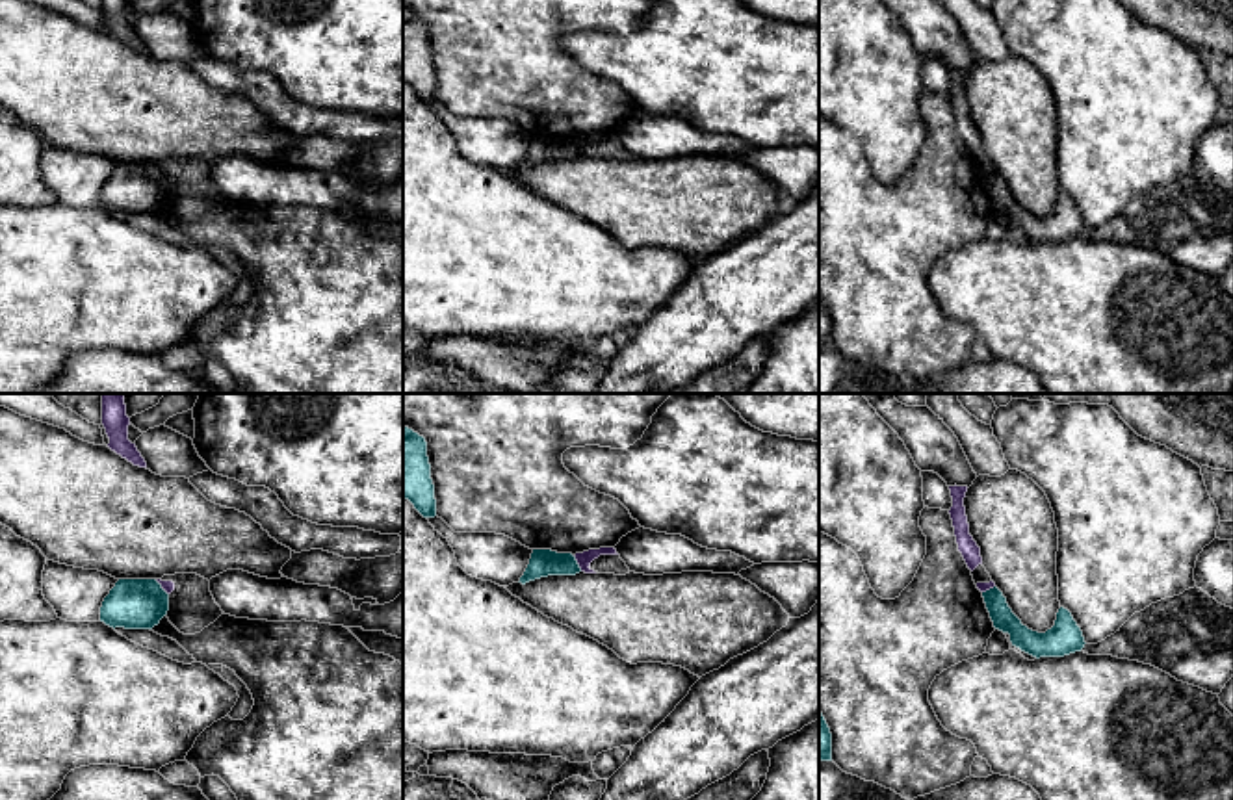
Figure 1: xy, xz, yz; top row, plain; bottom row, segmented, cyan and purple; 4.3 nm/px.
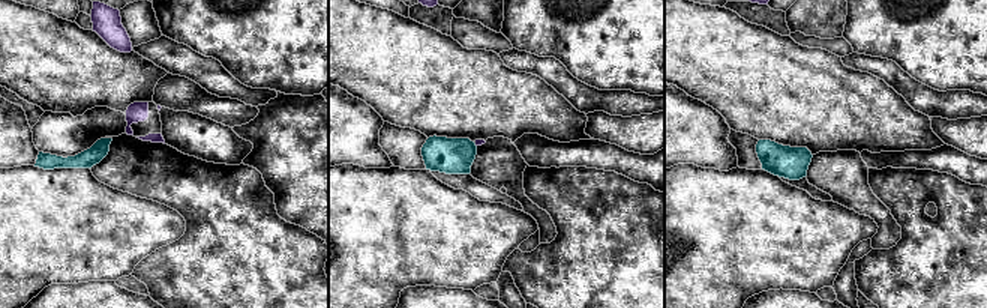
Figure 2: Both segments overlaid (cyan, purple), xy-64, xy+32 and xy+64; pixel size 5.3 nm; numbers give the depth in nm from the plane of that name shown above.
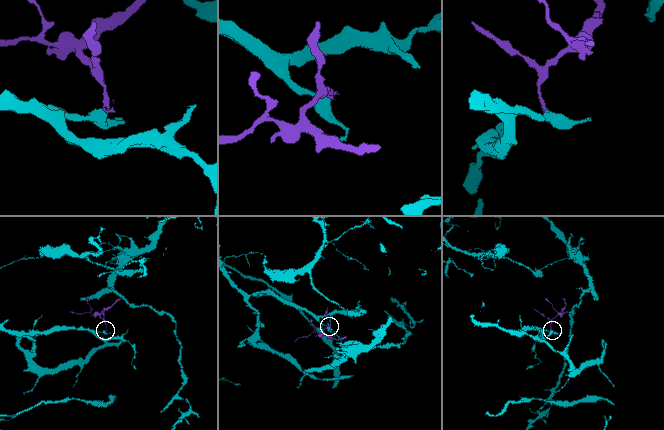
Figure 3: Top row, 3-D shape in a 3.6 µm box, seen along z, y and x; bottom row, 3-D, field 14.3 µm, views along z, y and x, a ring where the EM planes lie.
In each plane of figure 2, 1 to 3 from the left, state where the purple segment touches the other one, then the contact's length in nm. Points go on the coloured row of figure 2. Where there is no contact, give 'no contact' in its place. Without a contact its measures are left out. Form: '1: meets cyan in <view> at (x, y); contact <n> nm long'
1: no contact
2: meets cyan in xy+32 at (474, 144); contact 30 nm long
3: no contact

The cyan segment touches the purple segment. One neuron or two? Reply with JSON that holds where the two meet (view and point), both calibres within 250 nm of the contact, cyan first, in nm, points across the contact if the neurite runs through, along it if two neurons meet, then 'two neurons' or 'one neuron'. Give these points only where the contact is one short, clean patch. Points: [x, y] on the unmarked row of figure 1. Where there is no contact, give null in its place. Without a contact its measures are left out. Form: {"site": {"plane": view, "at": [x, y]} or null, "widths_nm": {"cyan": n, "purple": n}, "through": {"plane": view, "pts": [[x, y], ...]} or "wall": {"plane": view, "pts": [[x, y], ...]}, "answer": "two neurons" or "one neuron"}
{"site": {"plane": "xz", "at": [576, 147]}, "widths_nm": {"cyan": 120, "purple": 70}, "wall": {"plane": "xz", "pts": [[572, 140], [582, 154]]}, "answer": "two neurons"}

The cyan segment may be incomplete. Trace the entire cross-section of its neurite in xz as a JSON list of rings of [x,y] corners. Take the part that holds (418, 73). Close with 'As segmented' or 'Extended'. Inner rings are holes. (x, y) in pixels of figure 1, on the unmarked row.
[[[403,9],[403,84],[423,102],[436,100],[435,69],[423,20]]]. As segmented

